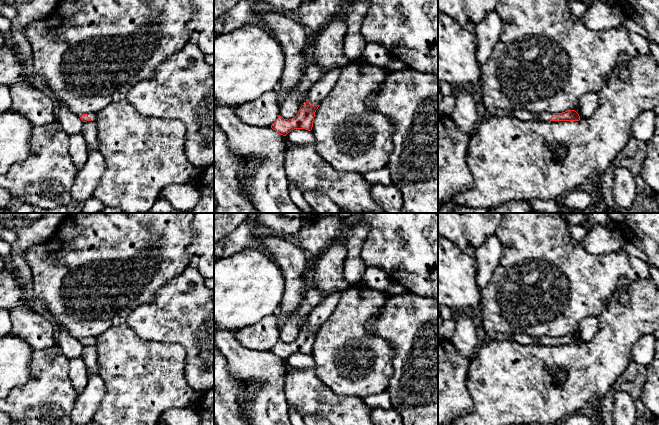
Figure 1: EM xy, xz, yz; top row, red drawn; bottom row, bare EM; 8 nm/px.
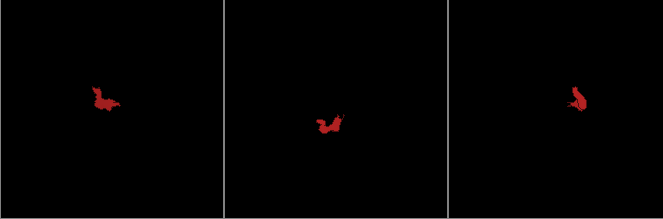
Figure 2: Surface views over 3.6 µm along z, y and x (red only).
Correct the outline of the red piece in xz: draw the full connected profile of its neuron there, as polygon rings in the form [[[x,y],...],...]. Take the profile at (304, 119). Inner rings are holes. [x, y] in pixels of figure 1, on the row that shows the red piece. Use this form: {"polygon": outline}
{"polygon": [[[337,68],[328,71],[318,82],[316,82],[309,91],[307,102],[302,105],[295,117],[292,119],[284,119],[280,115],[271,125],[271,128],[280,135],[286,136],[294,129],[312,130],[315,112],[322,100],[328,95],[334,87],[341,71],[345,68]]]}

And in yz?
{"polygon": [[[567,110],[562,113],[538,113],[539,119],[542,121],[579,121],[580,116],[575,110]]]}

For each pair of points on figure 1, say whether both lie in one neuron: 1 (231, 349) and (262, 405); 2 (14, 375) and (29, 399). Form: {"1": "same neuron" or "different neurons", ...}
{"1": "same neuron", "2": "different neurons"}

